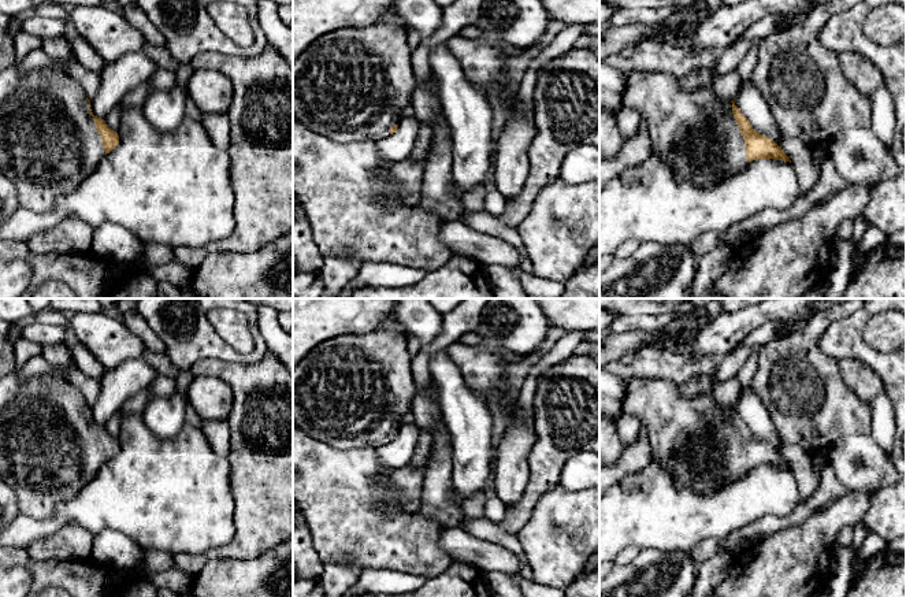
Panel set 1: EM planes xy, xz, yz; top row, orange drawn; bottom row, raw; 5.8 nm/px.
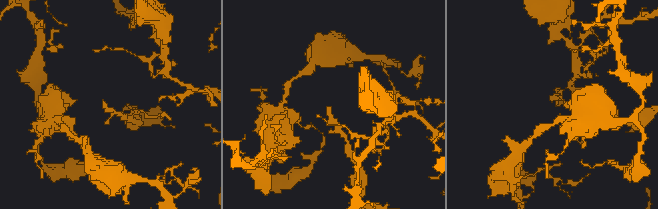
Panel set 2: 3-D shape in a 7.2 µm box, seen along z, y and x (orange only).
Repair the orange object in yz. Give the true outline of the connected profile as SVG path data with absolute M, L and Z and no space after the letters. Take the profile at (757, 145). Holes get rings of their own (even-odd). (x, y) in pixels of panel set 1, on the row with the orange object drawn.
M631 71L627 74L627 88L623 108L639 114L647 127L651 155L673 164L675 177L693 182L703 189L745 171L757 159L790 162L769 137L757 133L749 119L735 105L735 101L721 101L713 93L713 86L684 90L679 78L666 73Z

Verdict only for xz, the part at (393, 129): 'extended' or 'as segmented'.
extended

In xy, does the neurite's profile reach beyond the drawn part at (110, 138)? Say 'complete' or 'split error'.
split error

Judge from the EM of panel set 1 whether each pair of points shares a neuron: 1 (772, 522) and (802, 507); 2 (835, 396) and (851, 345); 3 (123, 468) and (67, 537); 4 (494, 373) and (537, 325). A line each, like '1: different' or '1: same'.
1: same
2: different
3: different
4: same

